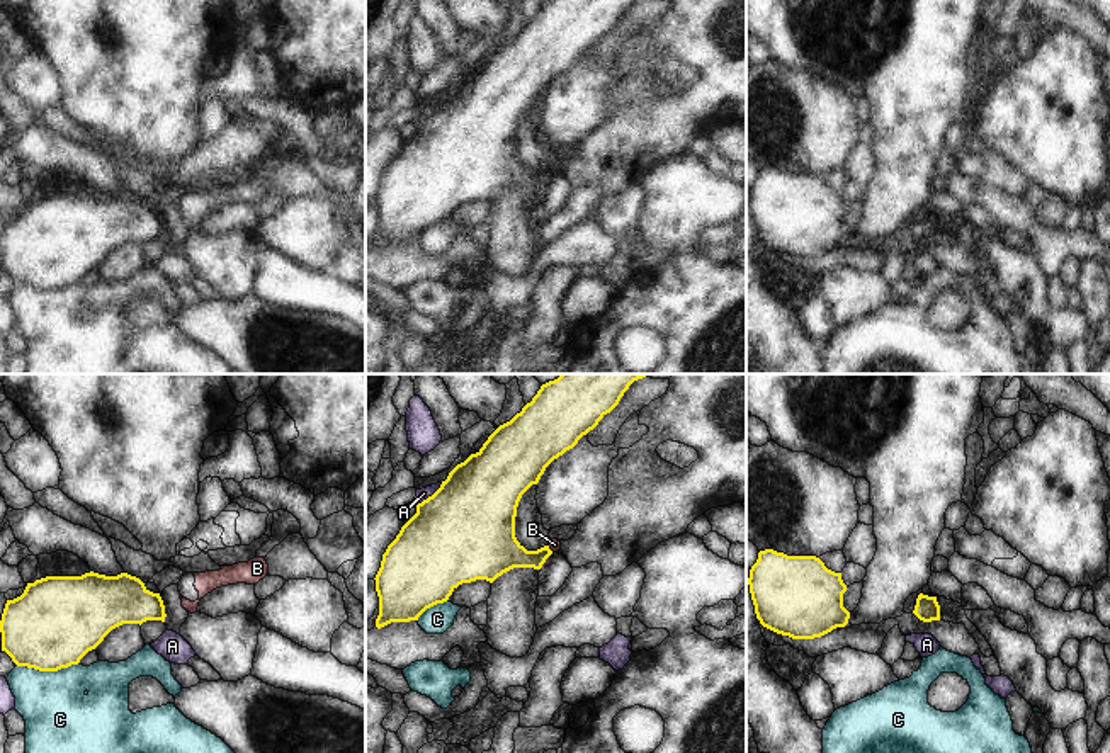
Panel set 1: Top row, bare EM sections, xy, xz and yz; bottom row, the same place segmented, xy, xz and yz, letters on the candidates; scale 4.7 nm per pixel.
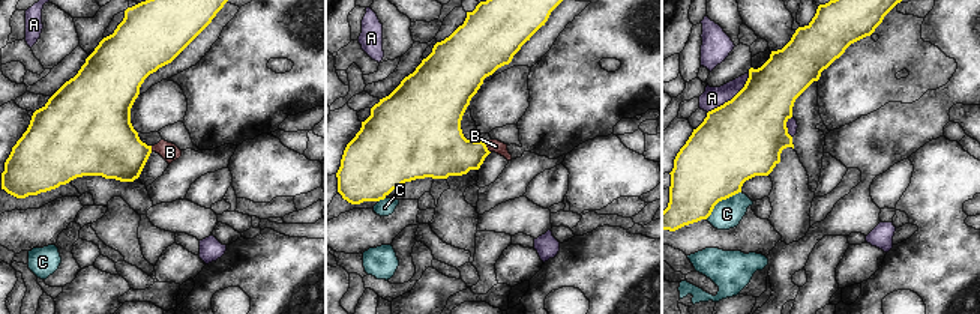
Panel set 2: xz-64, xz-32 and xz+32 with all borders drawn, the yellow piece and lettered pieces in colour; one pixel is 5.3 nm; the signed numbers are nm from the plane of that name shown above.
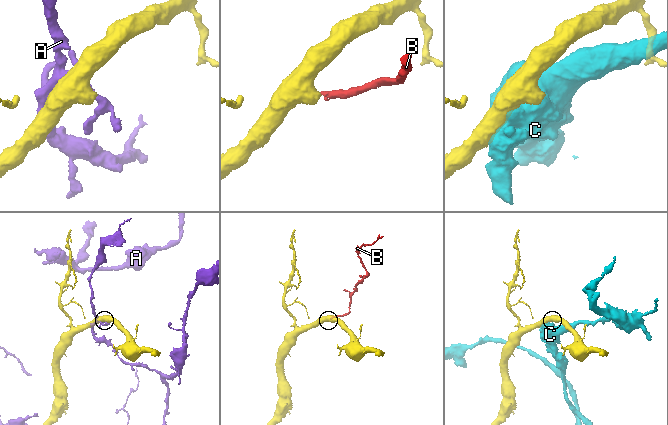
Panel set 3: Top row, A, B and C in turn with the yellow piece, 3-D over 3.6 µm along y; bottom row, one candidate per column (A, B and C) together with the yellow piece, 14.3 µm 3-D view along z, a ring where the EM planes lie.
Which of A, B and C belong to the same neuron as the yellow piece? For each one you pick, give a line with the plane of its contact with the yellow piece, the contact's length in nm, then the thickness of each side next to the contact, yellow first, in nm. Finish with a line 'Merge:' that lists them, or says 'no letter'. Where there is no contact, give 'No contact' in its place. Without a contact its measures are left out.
B: Touches yellow in xz. Shared border 50 nm. Thickness 220 nm (yellow) against 60 nm
Merge: B

